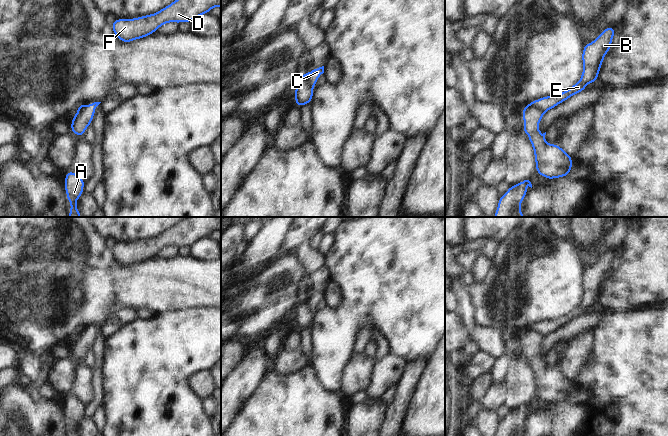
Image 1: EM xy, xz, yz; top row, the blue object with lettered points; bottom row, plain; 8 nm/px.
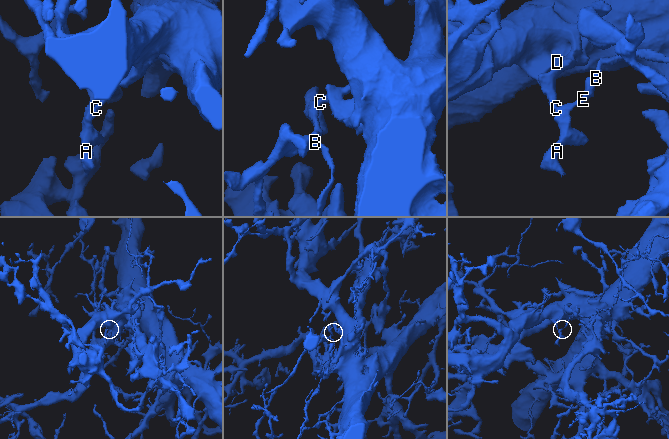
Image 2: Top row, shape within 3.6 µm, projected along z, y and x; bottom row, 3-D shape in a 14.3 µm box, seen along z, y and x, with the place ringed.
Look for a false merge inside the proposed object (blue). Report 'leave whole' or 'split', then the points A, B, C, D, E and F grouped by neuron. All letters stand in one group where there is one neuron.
split; groups A C D F / B E

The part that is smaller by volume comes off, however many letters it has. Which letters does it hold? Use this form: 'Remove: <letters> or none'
Remove: B, E

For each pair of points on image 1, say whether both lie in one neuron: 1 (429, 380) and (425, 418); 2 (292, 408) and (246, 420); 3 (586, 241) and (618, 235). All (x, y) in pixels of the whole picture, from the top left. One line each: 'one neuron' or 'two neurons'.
1: one neuron
2: one neuron
3: two neurons

